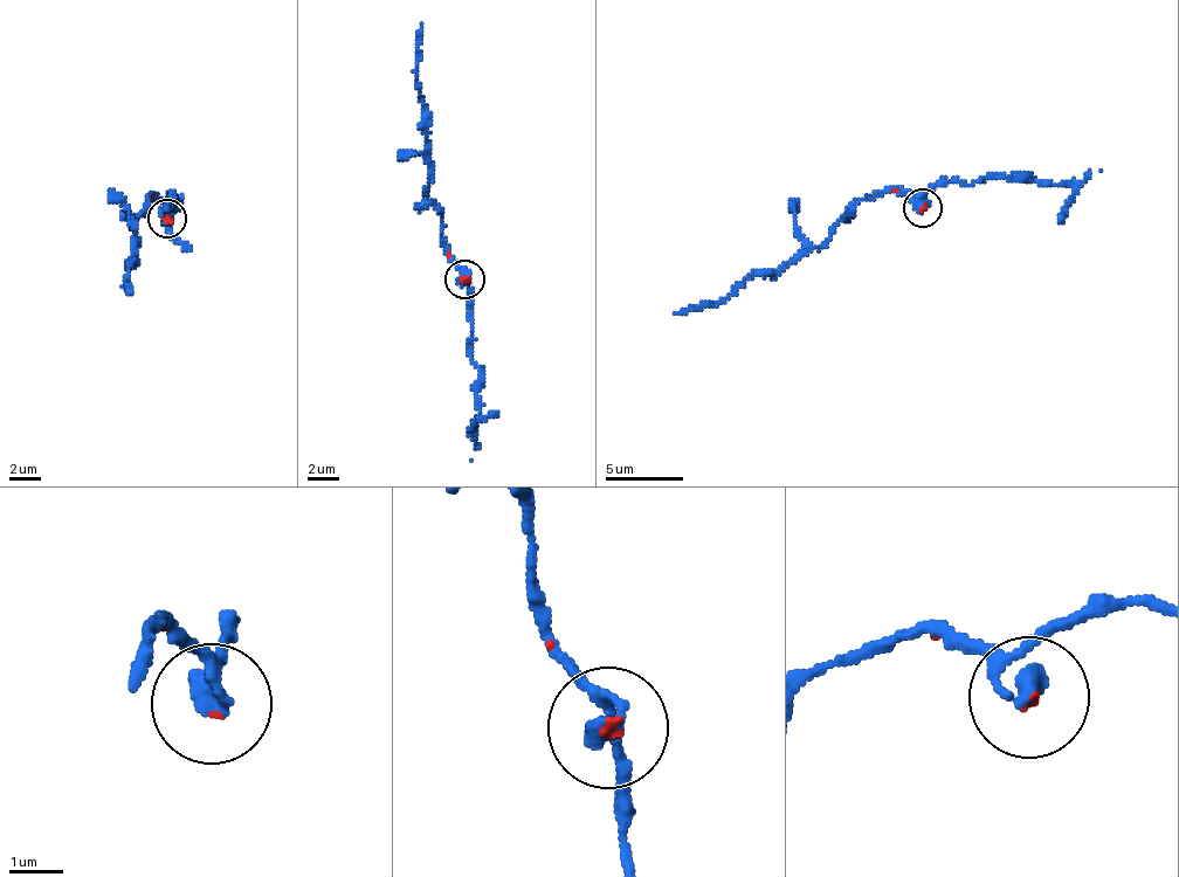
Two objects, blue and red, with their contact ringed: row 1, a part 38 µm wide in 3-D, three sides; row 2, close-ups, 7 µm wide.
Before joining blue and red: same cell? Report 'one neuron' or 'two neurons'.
one neuron

